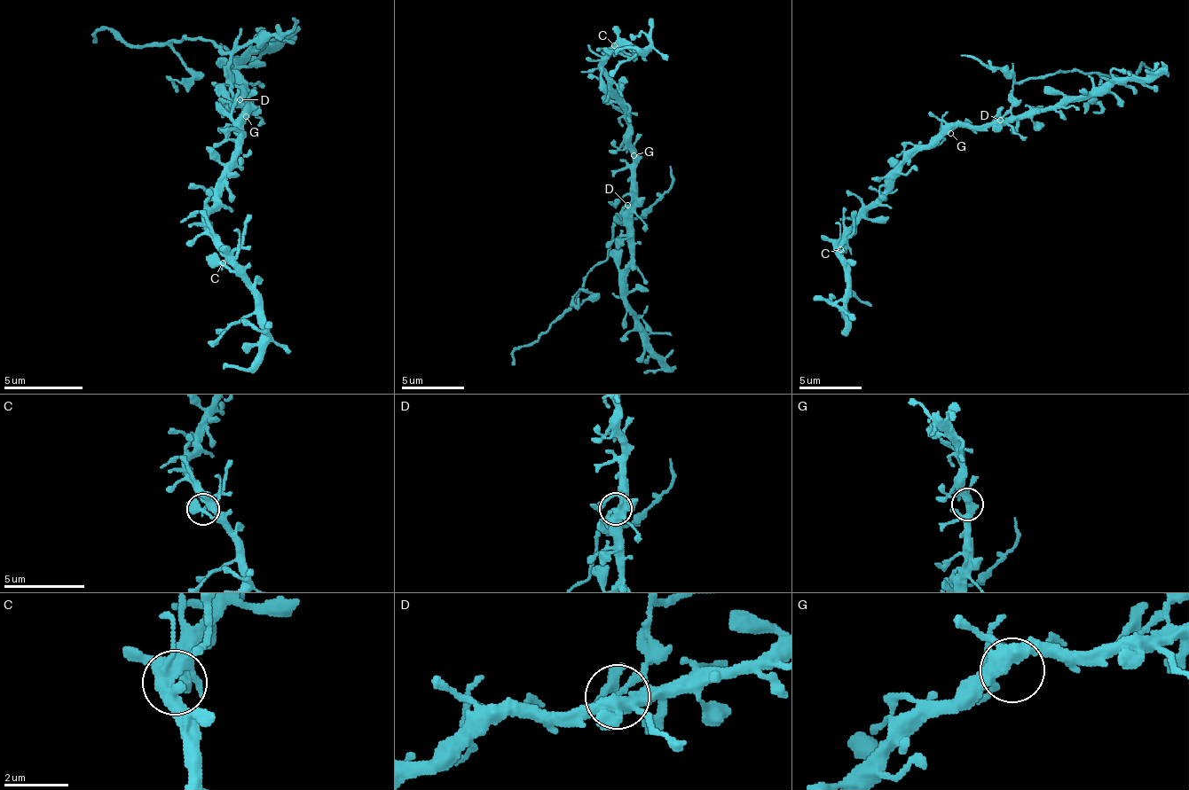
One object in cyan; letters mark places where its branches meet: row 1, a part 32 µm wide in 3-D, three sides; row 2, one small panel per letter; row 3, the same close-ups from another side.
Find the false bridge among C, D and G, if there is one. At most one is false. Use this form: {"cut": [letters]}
{"cut": ["D"]}

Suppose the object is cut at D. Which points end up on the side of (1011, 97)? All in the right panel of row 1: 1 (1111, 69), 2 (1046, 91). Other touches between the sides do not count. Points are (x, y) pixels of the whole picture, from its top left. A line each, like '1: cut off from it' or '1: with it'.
1: cut off from it
2: cut off from it

